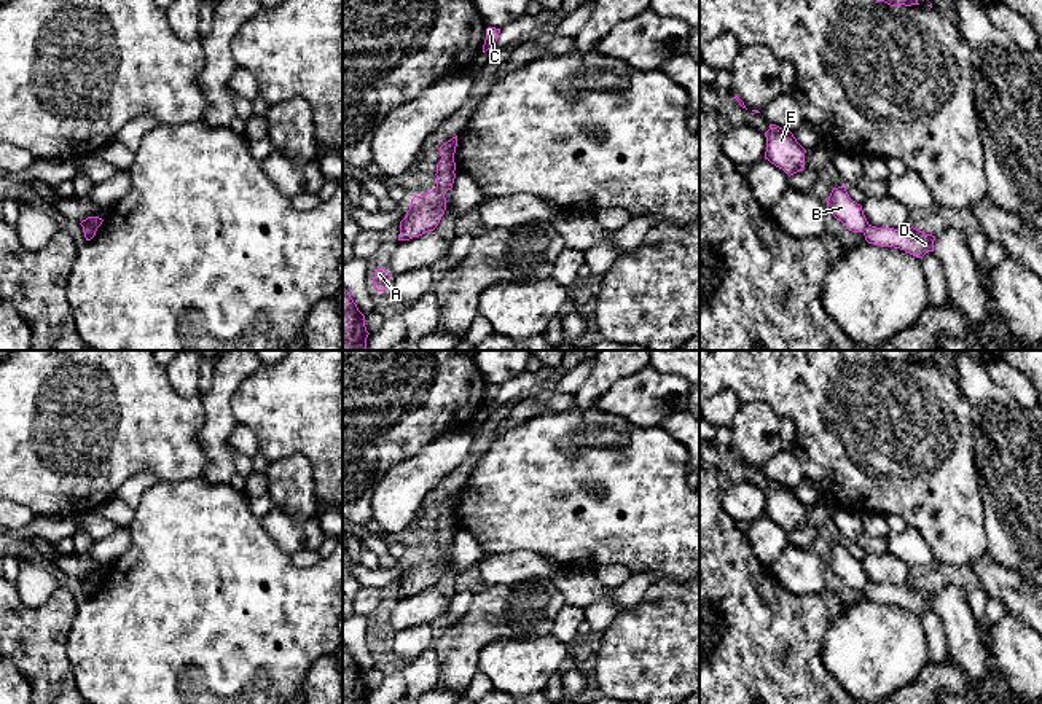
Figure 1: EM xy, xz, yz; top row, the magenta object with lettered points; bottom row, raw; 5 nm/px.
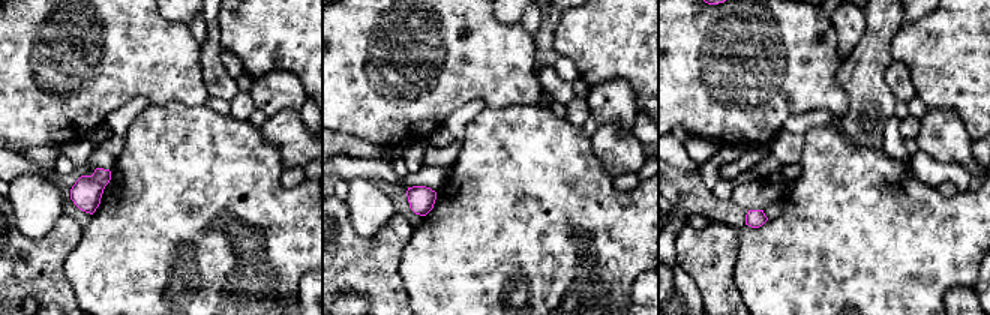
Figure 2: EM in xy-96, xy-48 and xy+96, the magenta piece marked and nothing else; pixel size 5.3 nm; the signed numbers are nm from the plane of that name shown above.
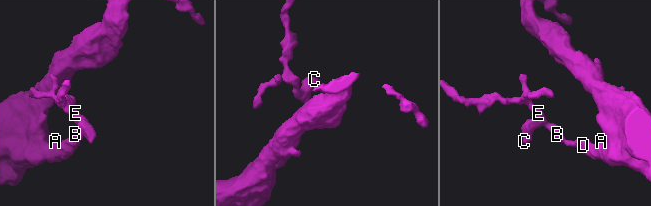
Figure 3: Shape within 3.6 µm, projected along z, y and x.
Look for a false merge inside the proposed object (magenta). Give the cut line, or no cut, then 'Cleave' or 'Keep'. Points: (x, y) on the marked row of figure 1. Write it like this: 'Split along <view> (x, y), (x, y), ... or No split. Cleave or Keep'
Split along xz (442, 158), (453, 160). Cleave

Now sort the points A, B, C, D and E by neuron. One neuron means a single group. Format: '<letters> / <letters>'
A D / B C E

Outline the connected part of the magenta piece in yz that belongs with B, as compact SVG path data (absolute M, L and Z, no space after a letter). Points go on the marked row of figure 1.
M846 186L832 190L827 209L852 233L864 233L868 226L862 205L849 198Z

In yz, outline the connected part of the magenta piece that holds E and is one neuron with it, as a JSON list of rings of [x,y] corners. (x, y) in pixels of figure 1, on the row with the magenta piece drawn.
[[[770,124],[765,137],[765,159],[782,169],[789,177],[805,169],[806,150],[797,142],[790,131]]]

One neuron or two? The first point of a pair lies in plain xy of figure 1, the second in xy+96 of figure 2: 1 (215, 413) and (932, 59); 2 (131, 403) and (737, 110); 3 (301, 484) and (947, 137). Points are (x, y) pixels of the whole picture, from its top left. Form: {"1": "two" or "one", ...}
{"1": "two", "2": "one", "3": "one"}

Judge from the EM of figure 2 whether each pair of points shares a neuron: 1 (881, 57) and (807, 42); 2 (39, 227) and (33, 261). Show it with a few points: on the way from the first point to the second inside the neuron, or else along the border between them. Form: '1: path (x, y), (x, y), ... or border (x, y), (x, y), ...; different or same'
1: border (842, 60), (837, 83), (849, 95); different
2: border (62, 216), (39, 239), (27, 237), (15, 225); different

